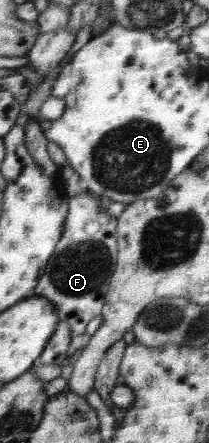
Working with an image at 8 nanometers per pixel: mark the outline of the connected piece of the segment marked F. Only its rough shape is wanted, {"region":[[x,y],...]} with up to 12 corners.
{"region":[[70,199],[61,239],[31,294],[72,341],[103,313],[118,217]]}

